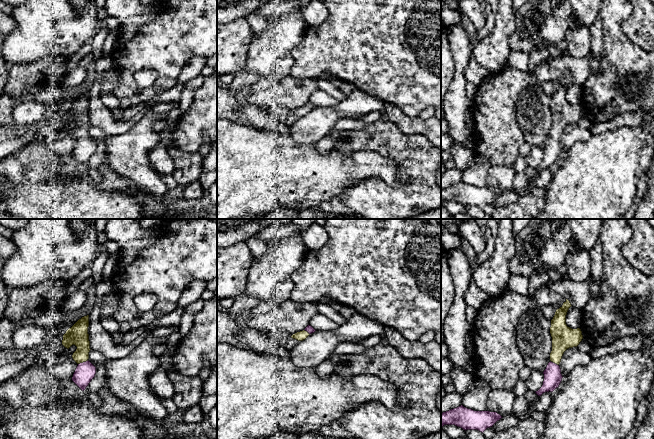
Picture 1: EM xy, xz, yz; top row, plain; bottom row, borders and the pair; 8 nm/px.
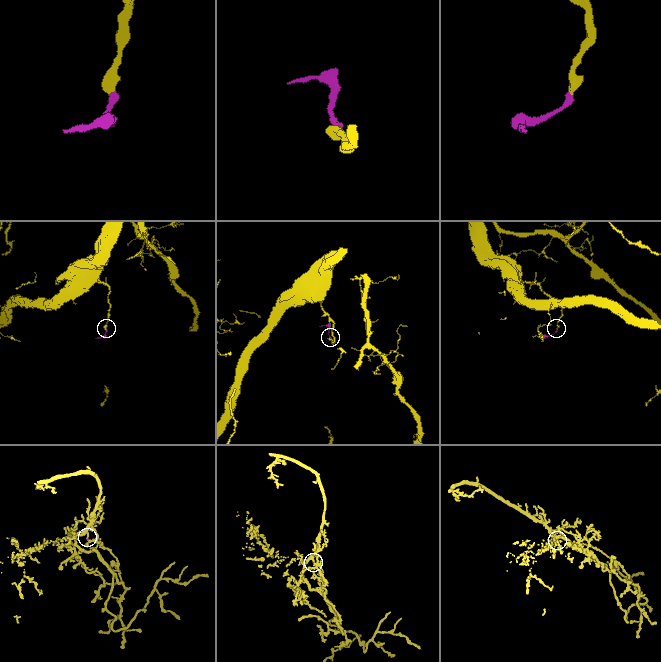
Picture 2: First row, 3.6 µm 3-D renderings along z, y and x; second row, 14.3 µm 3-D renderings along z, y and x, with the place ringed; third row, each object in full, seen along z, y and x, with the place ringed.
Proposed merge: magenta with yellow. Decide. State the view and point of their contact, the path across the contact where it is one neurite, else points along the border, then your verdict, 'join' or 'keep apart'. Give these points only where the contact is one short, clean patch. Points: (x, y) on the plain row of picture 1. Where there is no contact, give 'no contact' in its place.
xy (83, 138) | across xy (85, 148), (83, 138), (82, 118), (77, 111) | join

